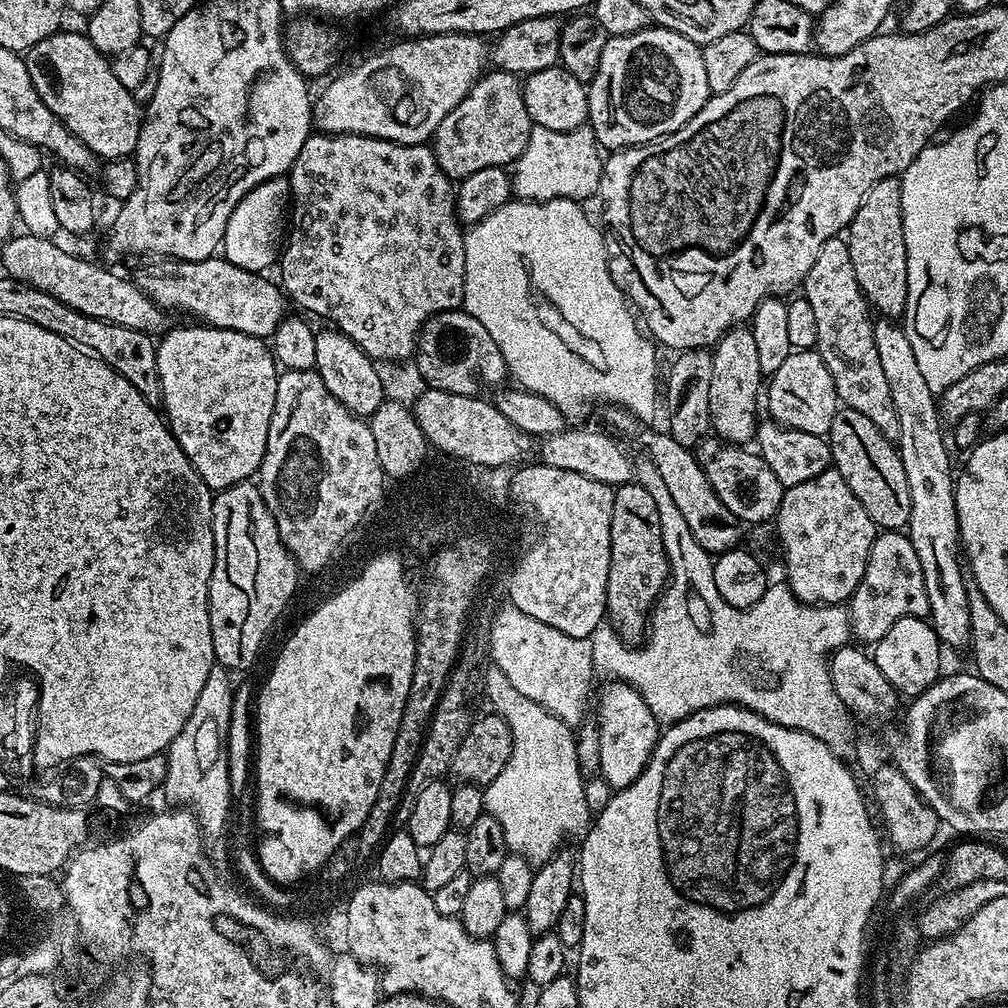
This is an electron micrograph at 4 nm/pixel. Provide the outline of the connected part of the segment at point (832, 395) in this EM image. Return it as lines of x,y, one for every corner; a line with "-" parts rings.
793,350
790,352
789,357
786,358
786,362
782,363
776,373
770,376
770,379
766,384
766,394
768,390
768,412
773,421
778,424
783,424
785,428
793,428
799,432
805,432
806,434
814,434
815,436
827,437
831,430
831,422
834,421
834,416
838,411
838,397
836,395
836,387
834,386
834,378
830,378
830,370
826,370
826,362
822,362
819,352
815,350

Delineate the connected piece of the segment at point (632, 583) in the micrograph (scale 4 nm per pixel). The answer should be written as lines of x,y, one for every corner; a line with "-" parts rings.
639,482
619,485
614,491
614,518
610,522
610,574
606,582
607,623
611,624
626,644
639,645
645,639
650,613
669,582
668,555
662,542
662,526
658,522
658,506

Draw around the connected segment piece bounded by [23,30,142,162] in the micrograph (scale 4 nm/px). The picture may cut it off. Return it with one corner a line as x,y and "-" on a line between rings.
83,31
55,32
50,38
42,38
34,47
23,53
26,70
30,70
30,82
38,90
38,98
50,106
52,113
78,137
96,157
104,162
115,162
131,157
136,151
138,134
142,123
142,108
136,105
133,89
122,86
114,74
109,57
98,51
94,42

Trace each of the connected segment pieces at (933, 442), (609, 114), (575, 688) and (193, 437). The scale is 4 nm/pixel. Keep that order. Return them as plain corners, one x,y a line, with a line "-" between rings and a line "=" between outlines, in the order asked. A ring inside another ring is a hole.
880,318
872,325
874,346
878,346
878,358
882,362
882,371
886,374
886,382
890,386
890,398
894,398
894,410
898,410
898,449
901,464
909,486
910,514
906,525
906,534
914,546
914,554
918,554
918,563
922,566
922,578
926,581
926,600
928,602
927,619
938,634
941,645
964,650
970,644
970,604
968,602
969,587
964,584
965,571
962,569
962,545
960,542
960,523
956,513
956,485
952,460
948,457
949,441
944,441
944,432
937,393
932,393
932,384
922,378
922,370
914,358
914,350
910,346
910,338
904,333
899,323
888,318
=
649,26
638,34
609,36
597,72
588,89
588,124
596,136
596,143
604,150
634,148
638,144
649,144
674,130
686,126
709,98
706,82
706,65
702,63
701,45
669,28
=
504,602
492,614
492,625
488,627
488,651
491,663
506,679
519,690
526,694
530,702
538,702
554,718
566,722
569,726
576,726
576,723
584,716
584,707
588,704
588,690
594,681
594,669
592,667
592,642
591,639
570,638
570,634
562,634
562,630
554,630
554,626
546,626
546,622
538,622
538,618
530,618
530,614
522,614
511,602
=
196,327
200,328
168,330
159,337
156,357
162,412
172,439
180,443
182,455
194,466
204,487
219,490
251,481
259,473
260,463
266,454
270,418
274,414
278,365
269,345
259,336
225,328

